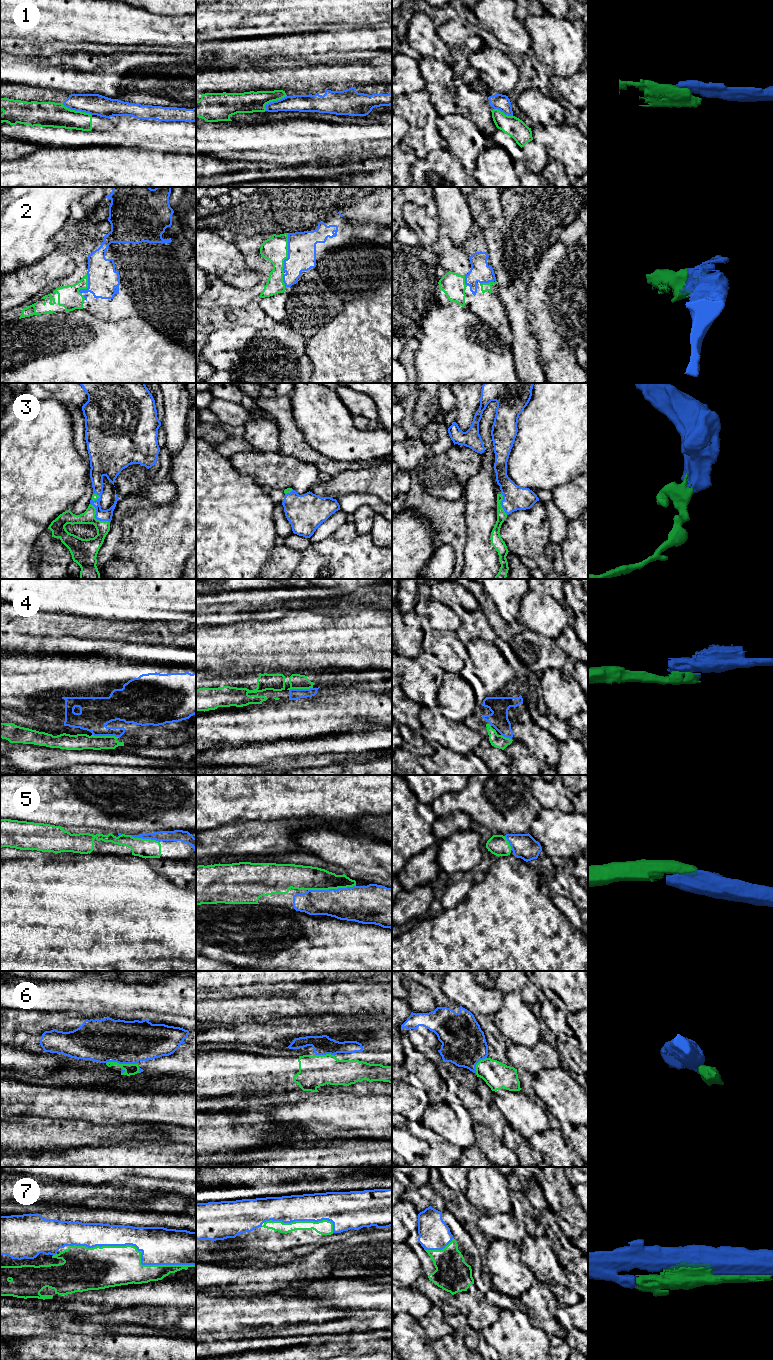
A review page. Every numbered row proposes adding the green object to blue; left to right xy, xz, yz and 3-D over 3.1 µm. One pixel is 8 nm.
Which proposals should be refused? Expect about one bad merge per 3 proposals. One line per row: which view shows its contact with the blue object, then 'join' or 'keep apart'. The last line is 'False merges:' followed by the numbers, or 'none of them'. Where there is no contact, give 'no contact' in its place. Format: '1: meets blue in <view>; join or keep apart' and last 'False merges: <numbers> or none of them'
1: meets blue in xy; keep apart
2: meets blue in xz; join
3: meets blue in xy; join
4: meets blue in xy; keep apart
5: meets blue in xz; join
6: meets blue in xy; keep apart
7: meets blue in xy; join
False merges: 1, 4, 6

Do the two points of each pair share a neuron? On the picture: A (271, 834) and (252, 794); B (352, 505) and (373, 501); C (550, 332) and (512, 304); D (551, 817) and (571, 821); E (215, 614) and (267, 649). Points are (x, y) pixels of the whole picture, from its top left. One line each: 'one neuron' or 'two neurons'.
A: two neurons
B: one neuron
C: two neurons
D: one neuron
E: two neurons

